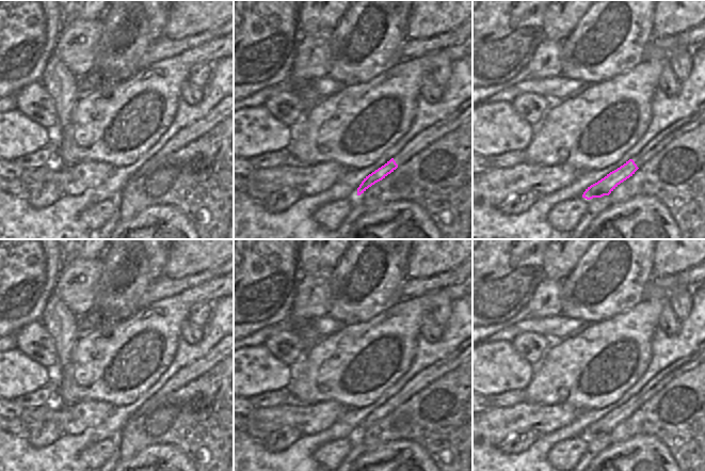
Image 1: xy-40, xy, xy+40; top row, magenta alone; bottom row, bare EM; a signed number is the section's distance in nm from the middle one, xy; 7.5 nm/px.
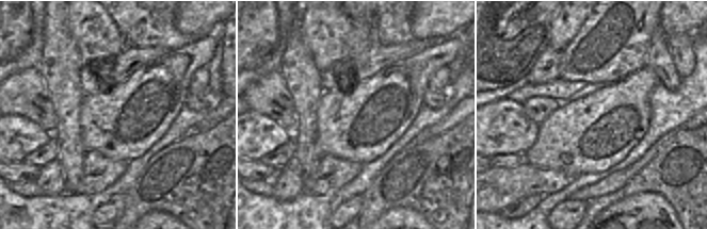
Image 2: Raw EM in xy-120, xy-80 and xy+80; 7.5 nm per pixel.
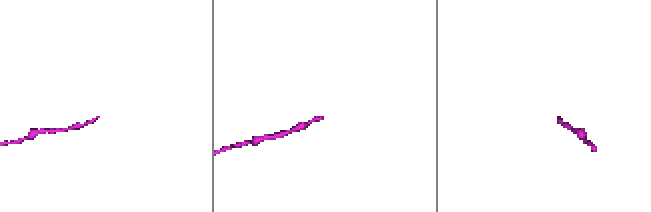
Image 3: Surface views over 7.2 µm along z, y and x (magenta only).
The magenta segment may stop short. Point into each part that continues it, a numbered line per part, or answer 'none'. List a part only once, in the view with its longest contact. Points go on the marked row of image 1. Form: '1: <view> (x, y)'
1: xy (464, 111)

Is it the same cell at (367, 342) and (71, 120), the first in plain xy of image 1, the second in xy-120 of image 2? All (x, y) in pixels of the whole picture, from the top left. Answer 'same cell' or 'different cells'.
different cells

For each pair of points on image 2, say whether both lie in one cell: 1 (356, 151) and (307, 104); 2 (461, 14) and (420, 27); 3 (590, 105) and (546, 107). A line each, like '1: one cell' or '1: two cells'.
1: two cells
2: one cell
3: two cells

